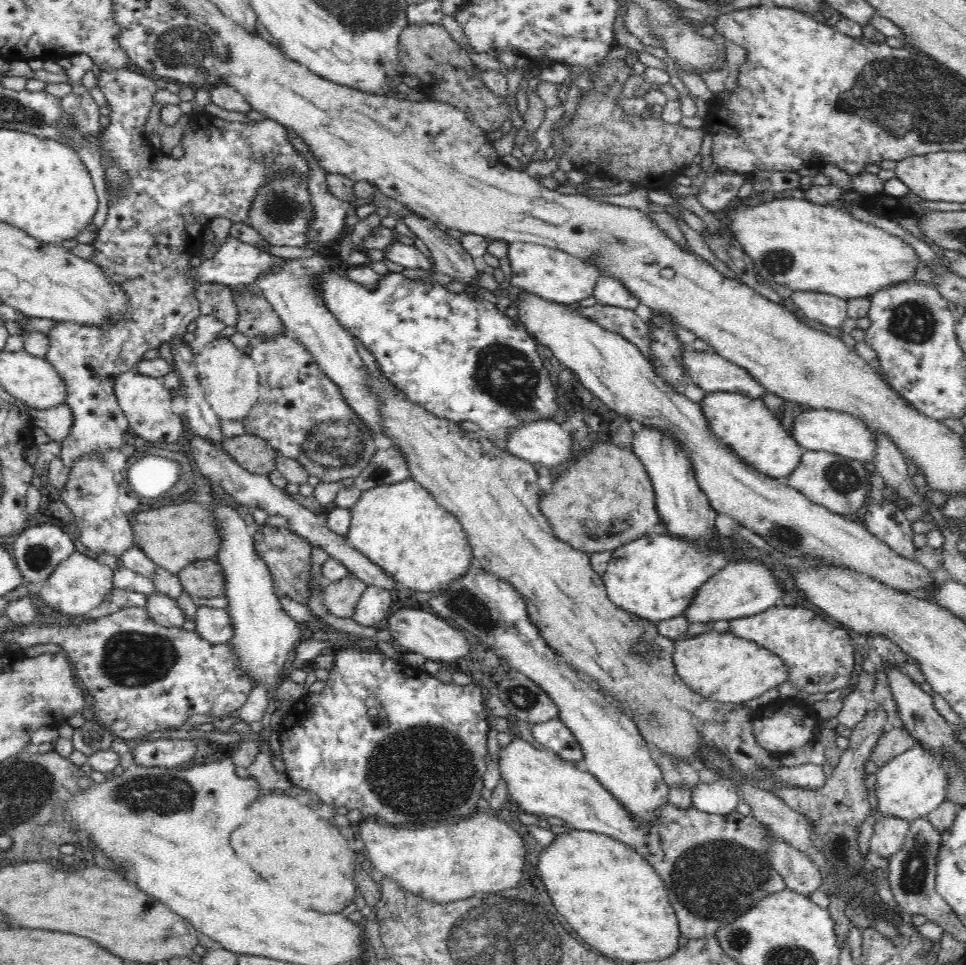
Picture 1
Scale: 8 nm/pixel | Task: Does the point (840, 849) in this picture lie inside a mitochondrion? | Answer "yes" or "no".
yes

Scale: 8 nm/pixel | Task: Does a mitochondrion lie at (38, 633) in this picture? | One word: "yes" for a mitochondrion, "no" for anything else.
no

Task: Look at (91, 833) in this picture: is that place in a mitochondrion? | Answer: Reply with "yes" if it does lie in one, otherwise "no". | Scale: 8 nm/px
no

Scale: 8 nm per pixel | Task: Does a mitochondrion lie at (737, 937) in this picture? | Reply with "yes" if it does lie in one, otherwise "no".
yes

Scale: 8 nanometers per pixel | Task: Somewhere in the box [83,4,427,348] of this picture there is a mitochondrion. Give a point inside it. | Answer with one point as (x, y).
(188, 49)

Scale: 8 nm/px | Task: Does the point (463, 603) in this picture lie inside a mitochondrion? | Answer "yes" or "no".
yes

